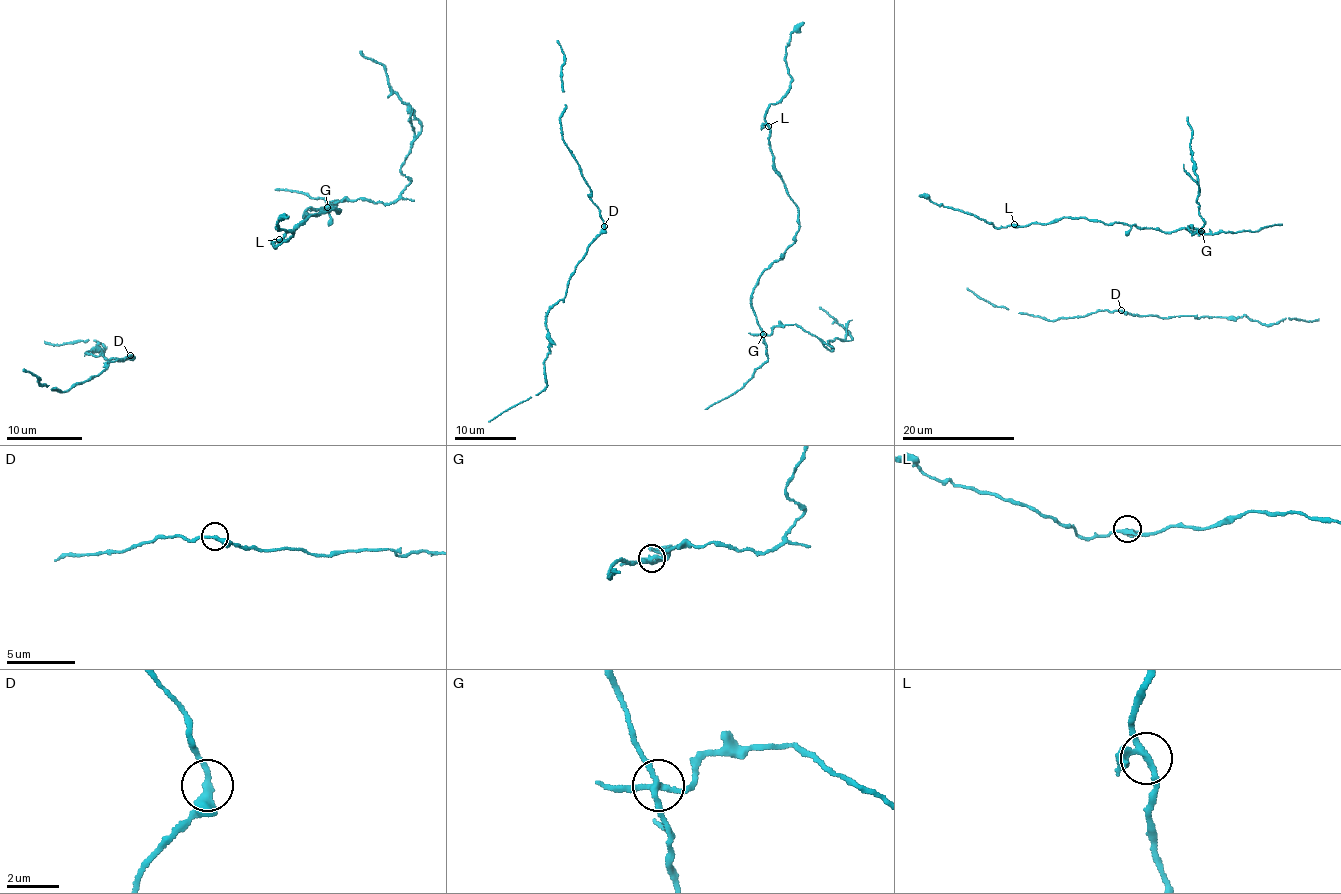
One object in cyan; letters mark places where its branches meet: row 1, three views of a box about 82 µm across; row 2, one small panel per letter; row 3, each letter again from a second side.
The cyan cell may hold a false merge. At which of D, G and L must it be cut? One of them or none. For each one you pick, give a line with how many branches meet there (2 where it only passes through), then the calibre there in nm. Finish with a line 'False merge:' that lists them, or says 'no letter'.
G: Branches: 4. Thickness 240 nm
False merge: G

